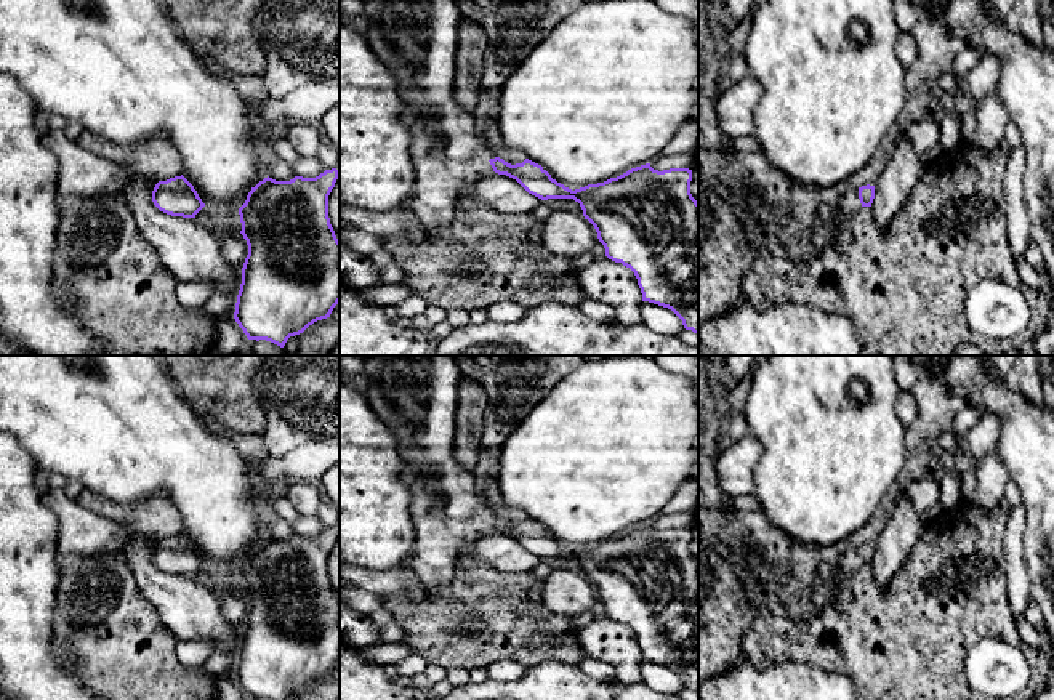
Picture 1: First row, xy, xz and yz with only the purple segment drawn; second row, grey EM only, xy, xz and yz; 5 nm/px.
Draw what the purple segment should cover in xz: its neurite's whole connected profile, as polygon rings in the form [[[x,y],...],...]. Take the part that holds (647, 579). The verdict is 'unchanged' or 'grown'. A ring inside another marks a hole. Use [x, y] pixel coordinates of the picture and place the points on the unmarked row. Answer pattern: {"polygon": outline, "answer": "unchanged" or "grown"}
{"polygon": [[[367,356],[362,375],[368,383],[364,397],[375,415],[396,436],[405,465],[416,471],[416,477],[408,485],[412,490],[410,514],[415,525],[415,546],[405,564],[420,577],[423,585],[449,583],[457,573],[460,549],[495,532],[516,538],[529,553],[541,559],[573,557],[580,562],[585,578],[594,585],[597,597],[605,607],[605,615],[634,631],[642,660],[671,668],[682,679],[686,689],[698,694],[698,561],[690,553],[692,529],[670,527],[658,530],[646,522],[604,541],[572,549],[529,517],[511,524],[497,514],[497,509],[485,500],[484,490],[476,487],[473,471],[466,471],[455,460],[457,399],[463,375],[453,356]]], "answer": "grown"}

